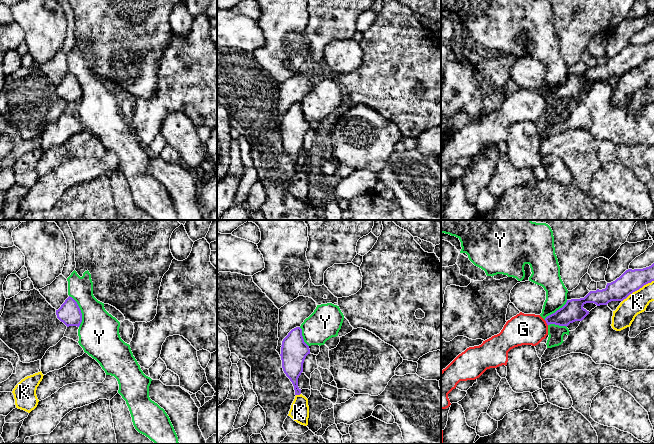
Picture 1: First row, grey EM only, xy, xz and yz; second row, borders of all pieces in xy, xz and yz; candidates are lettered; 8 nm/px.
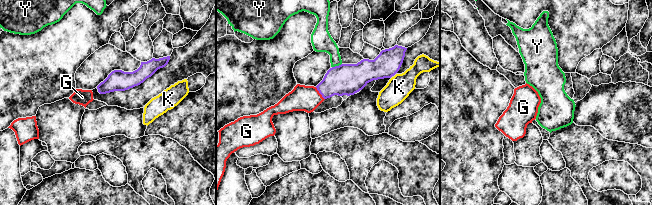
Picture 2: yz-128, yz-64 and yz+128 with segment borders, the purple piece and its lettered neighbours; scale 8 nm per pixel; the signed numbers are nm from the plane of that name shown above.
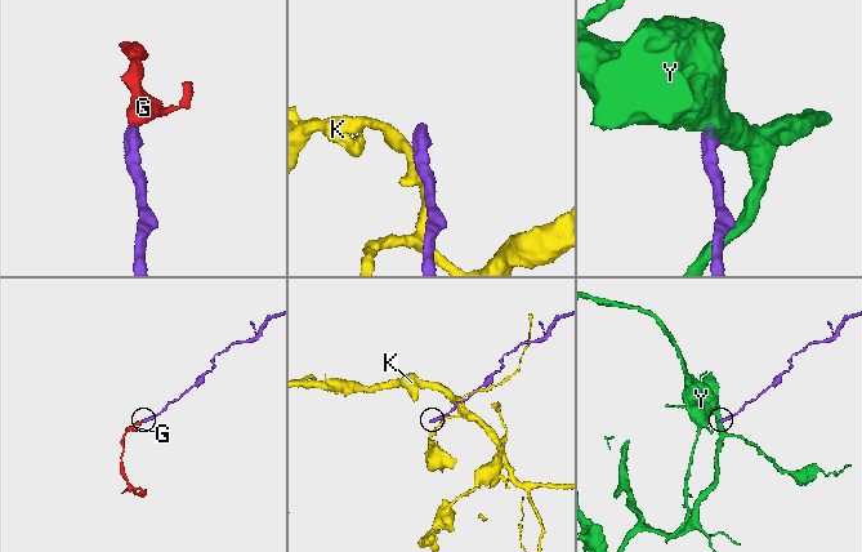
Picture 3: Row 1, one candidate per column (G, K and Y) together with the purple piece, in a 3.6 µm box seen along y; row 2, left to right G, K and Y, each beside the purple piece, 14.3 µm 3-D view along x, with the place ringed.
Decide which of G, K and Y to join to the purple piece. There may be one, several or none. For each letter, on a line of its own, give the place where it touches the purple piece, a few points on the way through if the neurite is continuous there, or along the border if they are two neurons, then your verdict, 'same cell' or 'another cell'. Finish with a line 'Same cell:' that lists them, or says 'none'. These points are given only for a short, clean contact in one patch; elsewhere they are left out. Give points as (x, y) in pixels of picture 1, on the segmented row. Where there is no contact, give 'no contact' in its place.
G: contact yz (546, 322); way yz (573, 310), (546, 322), (536, 328), (523, 329); same cell
K: contact yz (637, 289); border yz (653, 280), (630, 293), (622, 301); another cell
Y: contact xy (80, 311); border xy (69, 295), (76, 302), (81, 313), (81, 323), (79, 326); another cell
Same cell: G

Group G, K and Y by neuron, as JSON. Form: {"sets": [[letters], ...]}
{"sets": [["G"], ["K"], ["Y"]]}

